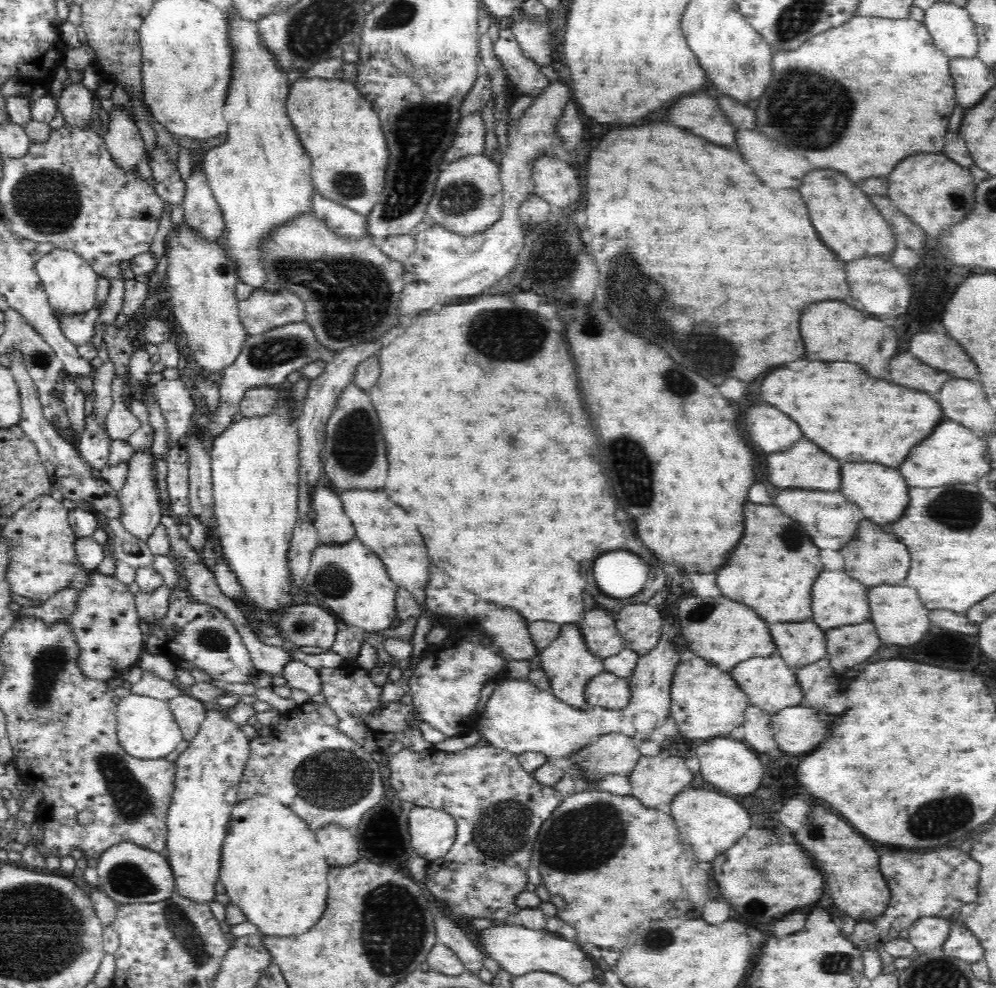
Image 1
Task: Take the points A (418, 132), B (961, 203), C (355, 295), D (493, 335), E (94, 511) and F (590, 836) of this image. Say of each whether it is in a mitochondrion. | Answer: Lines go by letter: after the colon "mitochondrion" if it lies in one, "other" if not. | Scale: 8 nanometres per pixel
A: mitochondrion
B: mitochondrion
C: mitochondrion
D: mitochondrion
E: other
F: mitochondrion

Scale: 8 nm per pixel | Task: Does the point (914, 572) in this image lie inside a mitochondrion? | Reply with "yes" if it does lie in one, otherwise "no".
no

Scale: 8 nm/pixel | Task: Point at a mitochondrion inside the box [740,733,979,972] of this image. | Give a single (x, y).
(762, 911)

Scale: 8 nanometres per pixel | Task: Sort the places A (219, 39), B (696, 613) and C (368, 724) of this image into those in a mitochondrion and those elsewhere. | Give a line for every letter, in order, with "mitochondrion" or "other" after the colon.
A: other
B: mitochondrion
C: other

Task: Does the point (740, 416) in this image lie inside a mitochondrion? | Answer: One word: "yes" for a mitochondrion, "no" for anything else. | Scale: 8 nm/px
no

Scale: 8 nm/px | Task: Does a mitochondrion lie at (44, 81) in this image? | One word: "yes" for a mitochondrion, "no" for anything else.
no

